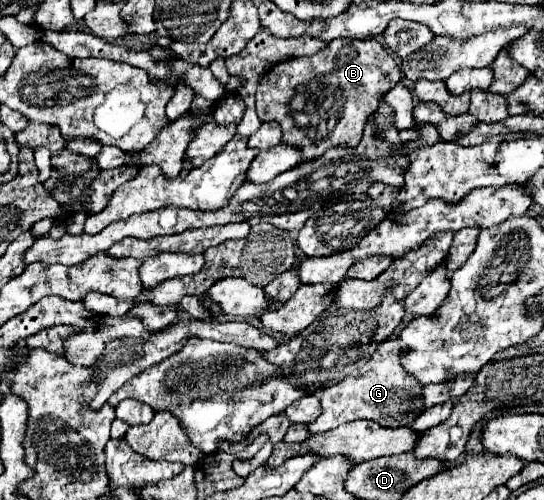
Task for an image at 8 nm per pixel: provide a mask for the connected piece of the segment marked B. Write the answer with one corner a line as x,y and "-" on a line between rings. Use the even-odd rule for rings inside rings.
337,39
311,57
273,67
257,87
257,115
281,125
283,143
301,151
299,163
313,161
331,147
357,147
369,115
377,109
379,93
387,93
399,79
399,65
377,39

